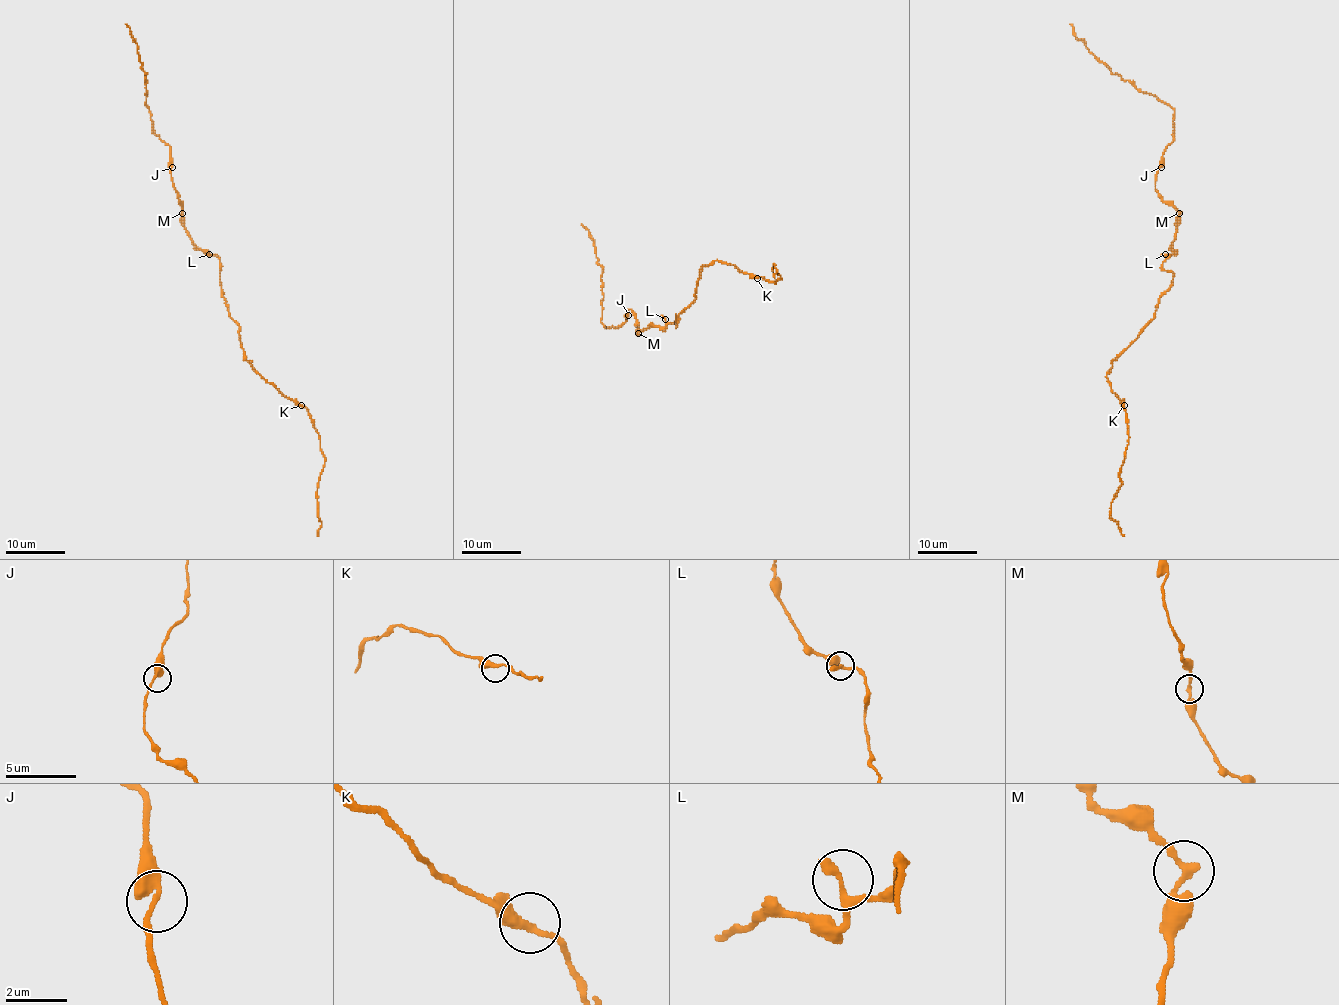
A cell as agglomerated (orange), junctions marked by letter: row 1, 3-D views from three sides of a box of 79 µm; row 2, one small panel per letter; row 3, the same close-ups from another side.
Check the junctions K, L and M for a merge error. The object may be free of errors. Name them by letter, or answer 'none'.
none

